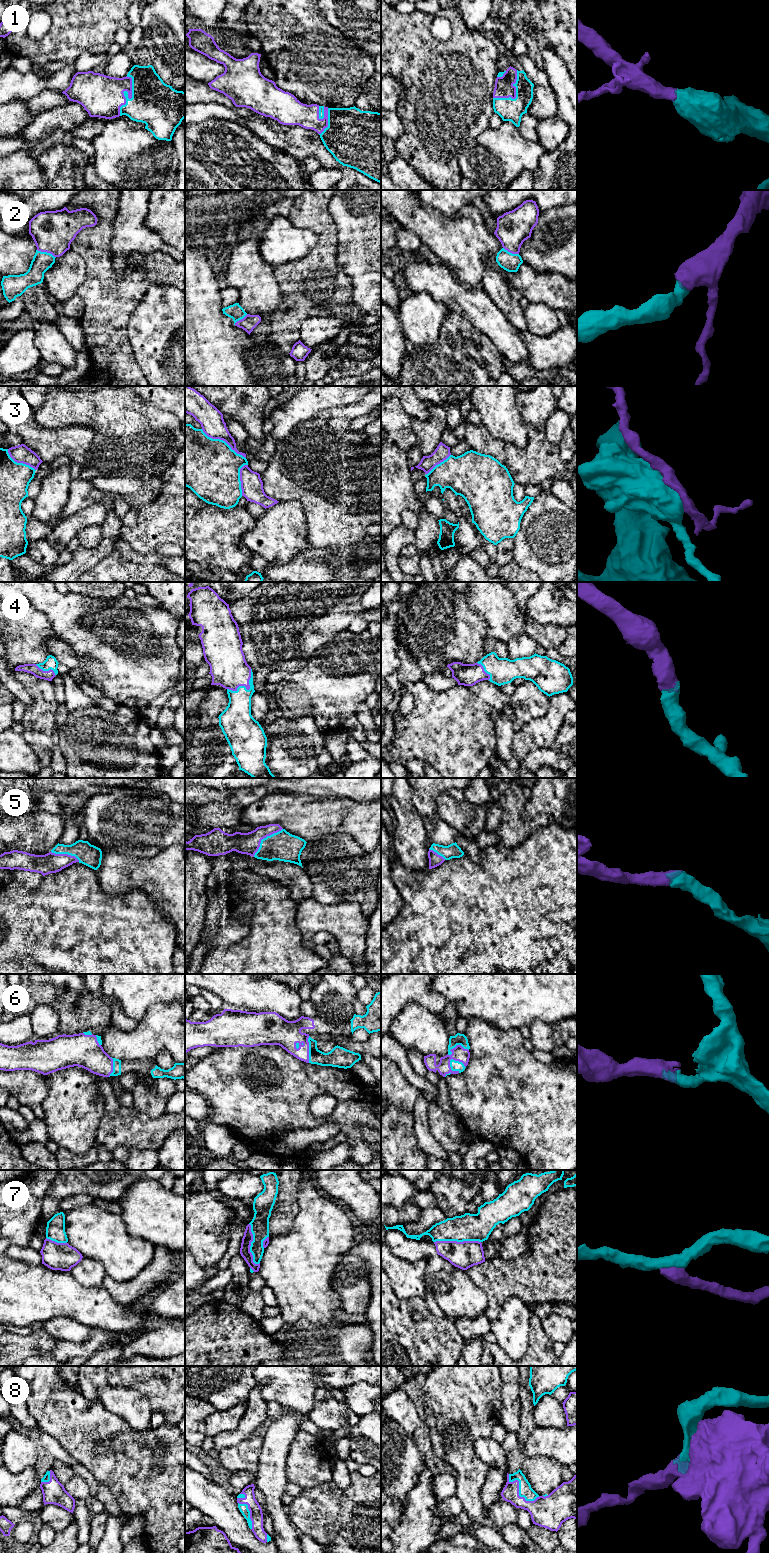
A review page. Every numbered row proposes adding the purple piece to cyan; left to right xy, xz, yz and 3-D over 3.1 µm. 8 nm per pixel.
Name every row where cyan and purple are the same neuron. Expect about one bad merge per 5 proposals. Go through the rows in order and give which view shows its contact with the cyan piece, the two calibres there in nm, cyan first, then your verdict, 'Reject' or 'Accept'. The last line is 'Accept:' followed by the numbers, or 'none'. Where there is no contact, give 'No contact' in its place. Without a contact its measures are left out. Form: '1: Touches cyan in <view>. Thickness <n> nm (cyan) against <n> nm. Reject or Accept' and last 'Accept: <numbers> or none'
1: Touches cyan in xy. Thickness 360 nm (cyan) against 340 nm. Accept
2: Touches cyan in xy. Thickness 160 nm (cyan) against 340 nm. Accept
3: Touches cyan in xz. Thickness 460 nm (cyan) against 190 nm. Reject
4: Touches cyan in xz. Thickness 240 nm (cyan) against 300 nm. Accept
5: Touches cyan in xz. Thickness 240 nm (cyan) against 180 nm. Accept
6: Touches cyan in yz. Thickness 80 nm (cyan) against 120 nm. Accept
7: Touches cyan in yz. Thickness 220 nm (cyan) against 220 nm. Reject
8: Touches cyan in yz. Thickness 110 nm (cyan) against 220 nm. Accept
Accept: 1, 2, 4, 5, 6, 8

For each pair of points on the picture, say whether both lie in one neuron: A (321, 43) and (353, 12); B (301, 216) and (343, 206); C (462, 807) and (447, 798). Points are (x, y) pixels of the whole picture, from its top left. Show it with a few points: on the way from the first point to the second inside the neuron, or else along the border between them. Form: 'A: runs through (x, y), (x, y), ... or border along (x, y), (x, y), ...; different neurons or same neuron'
A: border along (321, 11), (324, 18), (330, 24), (355, 43); different neurons
B: border along (329, 200), (327, 211), (332, 218), (337, 232); different neurons
C: runs through (458, 807), (451, 802); same neuron

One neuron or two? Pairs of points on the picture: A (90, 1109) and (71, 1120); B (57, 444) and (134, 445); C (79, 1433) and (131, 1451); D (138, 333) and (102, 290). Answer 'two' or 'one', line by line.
A: one
B: two
C: one
D: two

